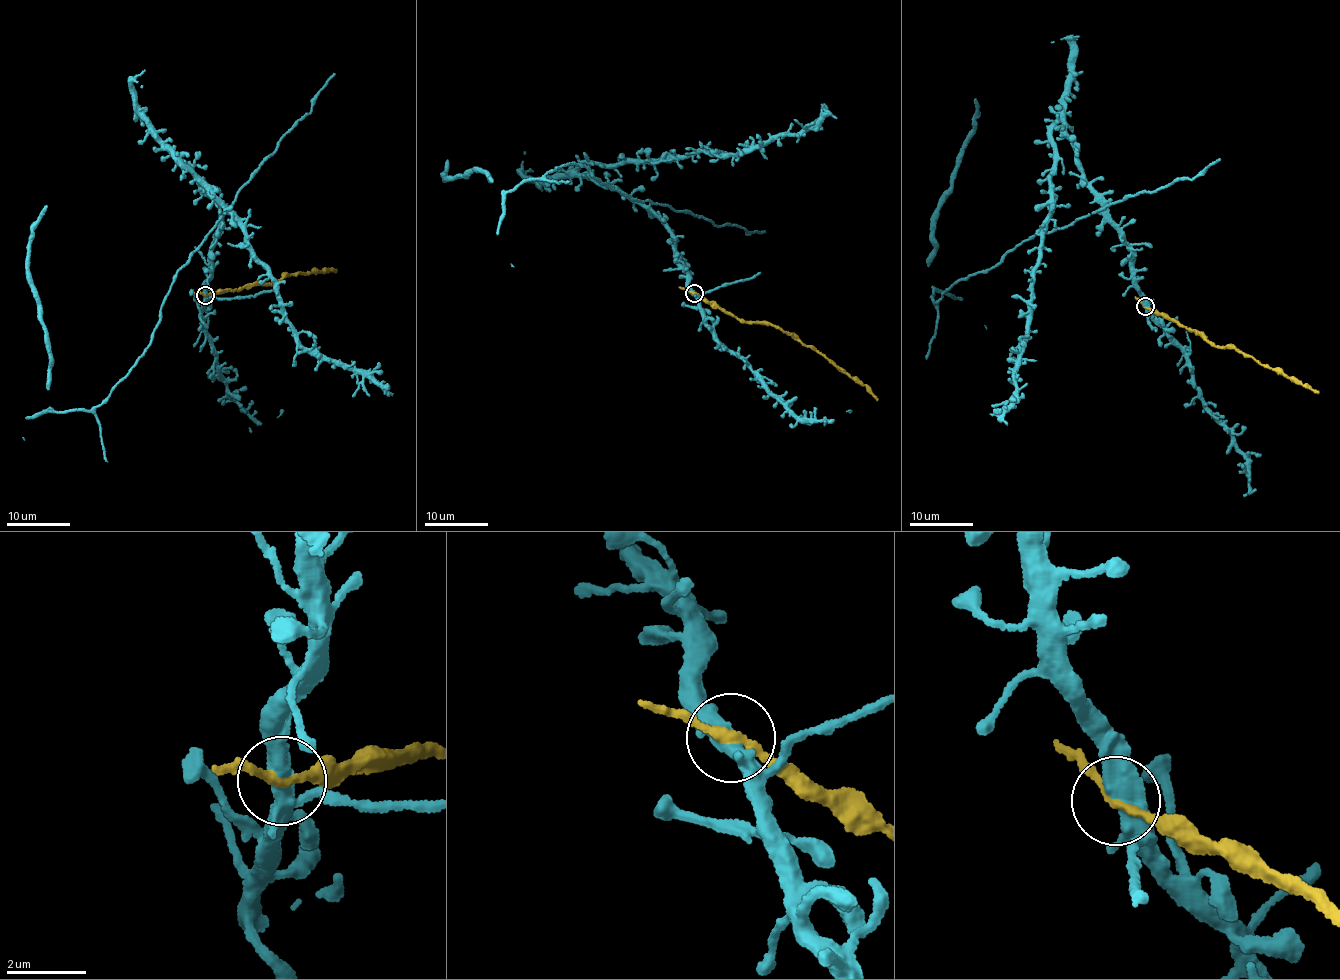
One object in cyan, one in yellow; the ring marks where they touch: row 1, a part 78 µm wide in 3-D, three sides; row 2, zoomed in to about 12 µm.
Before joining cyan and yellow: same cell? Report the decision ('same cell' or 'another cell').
another cell

